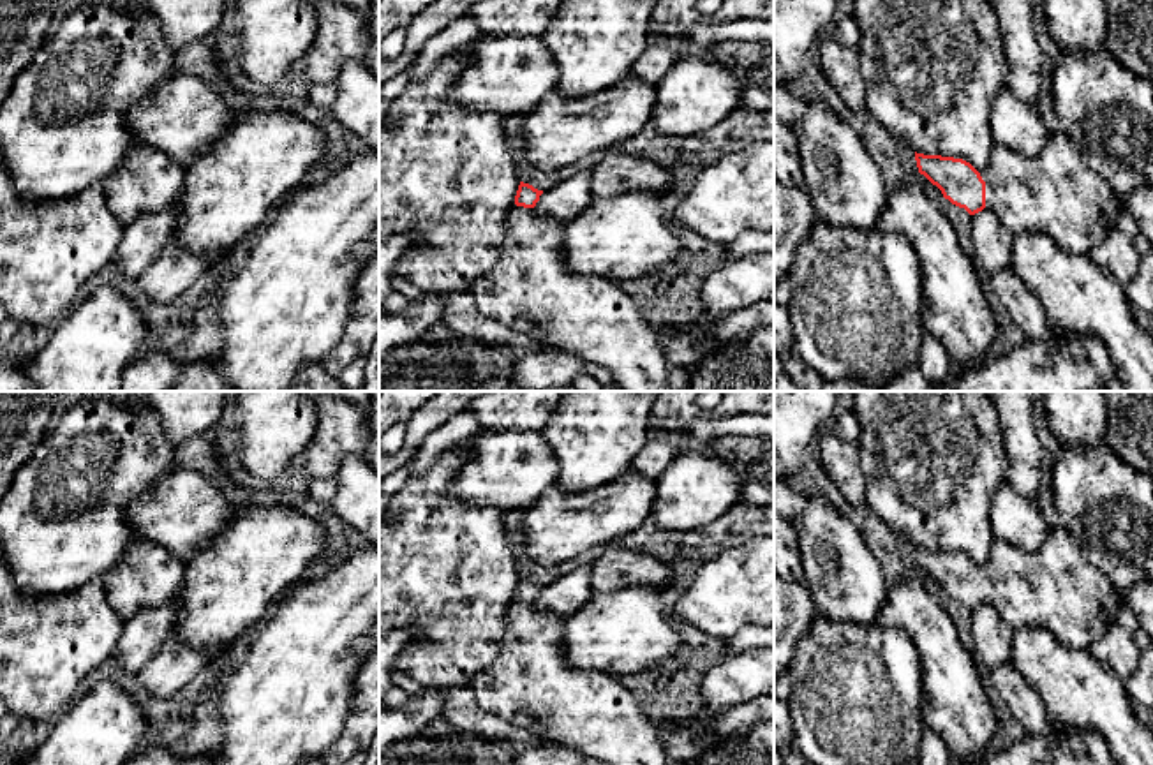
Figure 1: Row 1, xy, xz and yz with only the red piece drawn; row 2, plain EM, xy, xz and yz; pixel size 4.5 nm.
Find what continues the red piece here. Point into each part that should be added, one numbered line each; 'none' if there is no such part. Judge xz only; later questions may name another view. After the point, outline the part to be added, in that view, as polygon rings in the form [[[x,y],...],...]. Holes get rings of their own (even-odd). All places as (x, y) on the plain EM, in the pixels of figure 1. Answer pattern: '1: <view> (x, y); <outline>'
1: xz (529, 684); [[[513,599],[504,615],[497,657],[471,682],[478,705],[543,740],[571,747],[606,765],[668,765],[656,721],[621,679],[571,666],[564,645],[566,619]]]

